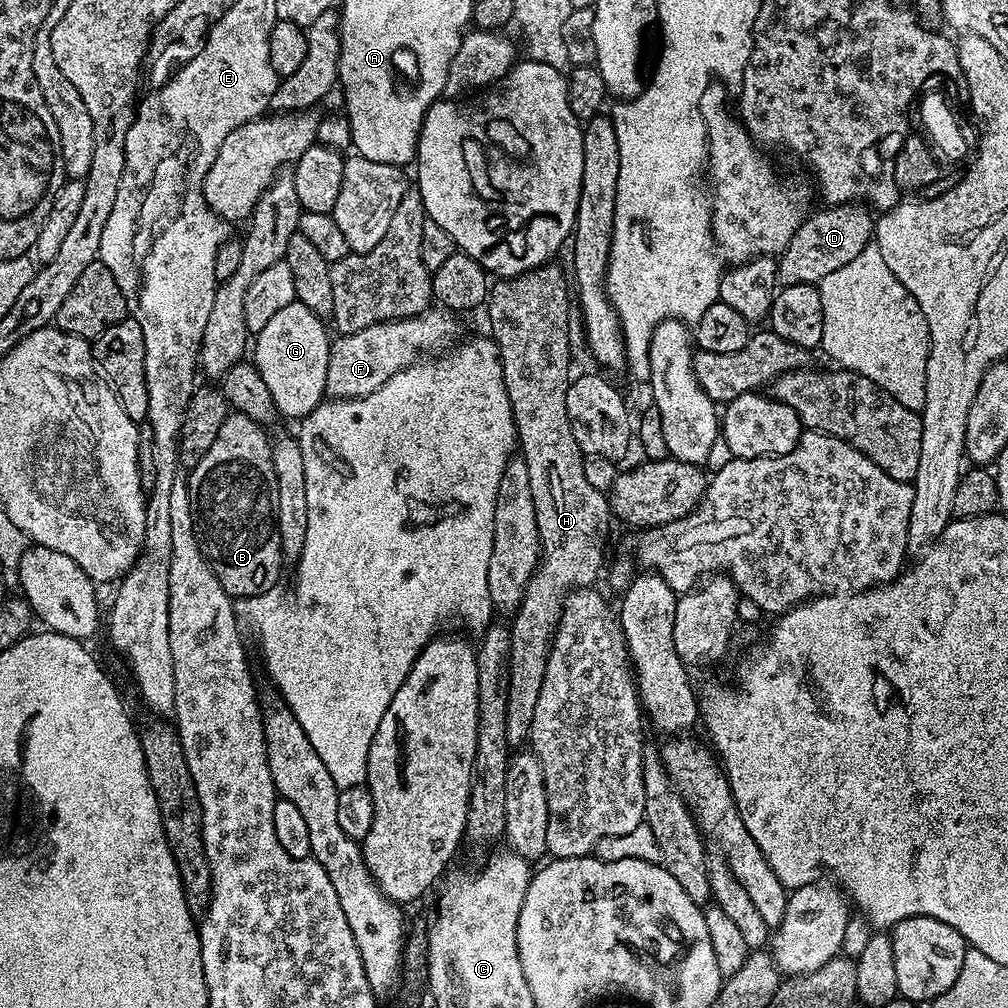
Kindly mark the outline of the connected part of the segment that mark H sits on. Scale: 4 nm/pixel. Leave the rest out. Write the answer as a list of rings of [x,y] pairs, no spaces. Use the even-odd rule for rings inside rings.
[[[549,262],[535,268],[533,272],[497,279],[491,285],[486,301],[488,320],[492,323],[490,336],[500,352],[500,365],[510,398],[518,452],[526,462],[526,470],[530,470],[530,494],[534,498],[534,514],[538,518],[540,539],[540,562],[536,566],[536,573],[524,588],[520,607],[510,620],[512,645],[508,663],[510,686],[506,690],[506,738],[512,746],[519,745],[516,744],[519,740],[527,741],[532,735],[534,706],[538,706],[538,694],[542,692],[542,678],[564,601],[576,589],[590,588],[597,583],[595,580],[599,578],[600,567],[604,564],[604,547],[608,544],[608,497],[586,482],[586,473],[582,470],[585,454],[578,446],[578,438],[574,438],[574,430],[570,430],[570,418],[566,414],[566,390],[570,383],[568,355],[574,352],[568,337],[568,296],[570,300],[570,280],[565,269],[563,272],[556,262]]]

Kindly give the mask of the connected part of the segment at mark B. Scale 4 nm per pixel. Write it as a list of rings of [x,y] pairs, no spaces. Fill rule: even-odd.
[[[229,411],[218,438],[210,450],[187,473],[188,493],[192,503],[192,516],[196,520],[196,534],[200,538],[200,549],[208,564],[214,570],[222,590],[233,598],[257,596],[277,587],[280,581],[280,564],[285,563],[280,545],[280,532],[276,529],[276,475],[272,461],[270,436],[261,425],[246,414]]]

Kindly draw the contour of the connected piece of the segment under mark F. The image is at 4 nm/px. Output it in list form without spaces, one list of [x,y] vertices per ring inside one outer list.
[[[430,306],[422,314],[405,320],[387,320],[349,336],[337,335],[331,341],[330,362],[326,366],[326,393],[337,400],[353,400],[374,394],[382,382],[390,382],[396,372],[404,372],[429,354],[444,354],[448,343],[460,332],[457,313]]]

